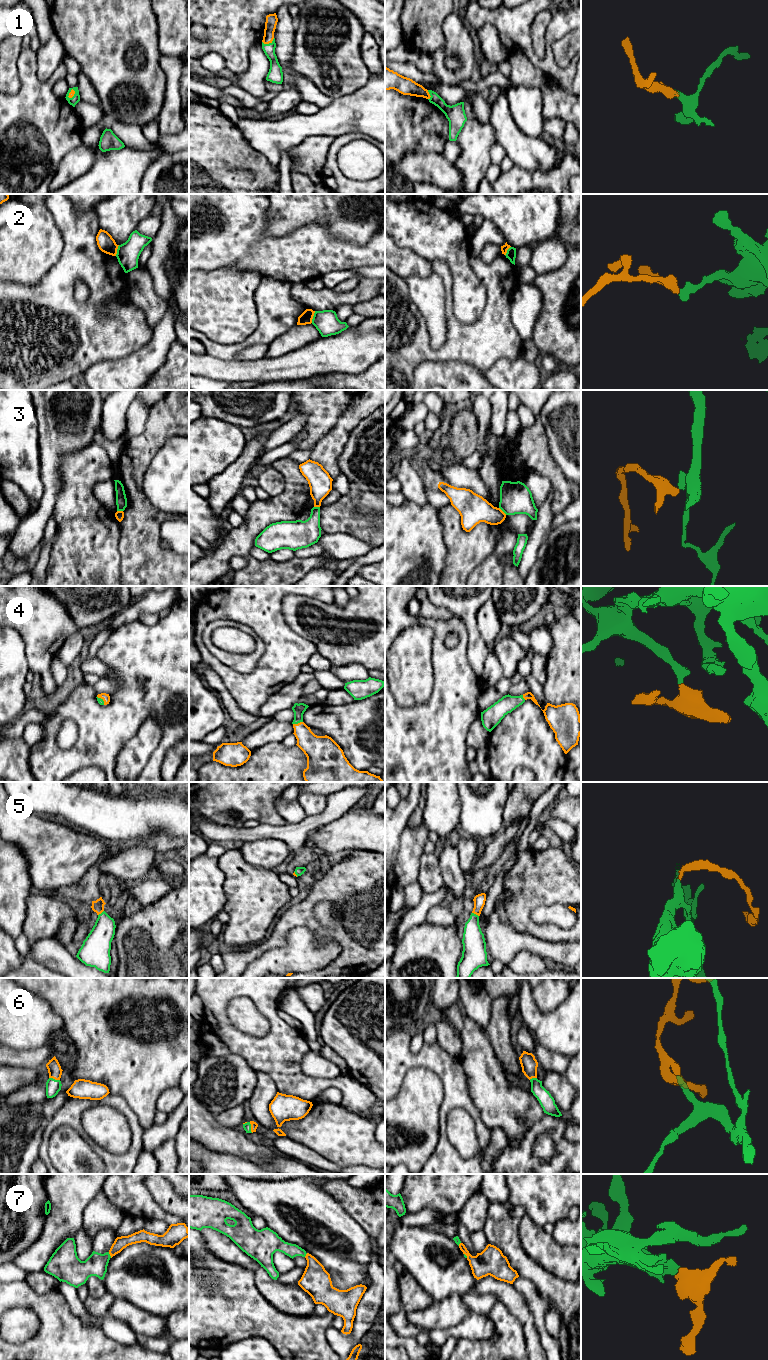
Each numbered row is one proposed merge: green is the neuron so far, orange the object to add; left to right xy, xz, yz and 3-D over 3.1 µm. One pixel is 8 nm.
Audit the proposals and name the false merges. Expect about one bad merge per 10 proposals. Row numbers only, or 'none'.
2, 3

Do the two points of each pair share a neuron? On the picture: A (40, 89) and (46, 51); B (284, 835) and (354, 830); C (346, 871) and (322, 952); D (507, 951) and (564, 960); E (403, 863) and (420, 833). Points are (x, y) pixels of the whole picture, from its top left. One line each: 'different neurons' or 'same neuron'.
A: different neurons
B: different neurons
C: different neurons
D: same neuron
E: same neuron

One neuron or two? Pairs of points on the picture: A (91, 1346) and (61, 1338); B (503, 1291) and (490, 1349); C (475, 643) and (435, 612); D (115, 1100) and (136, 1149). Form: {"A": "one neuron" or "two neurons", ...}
{"A": "one neuron", "B": "two neurons", "C": "two neurons", "D": "one neuron"}

